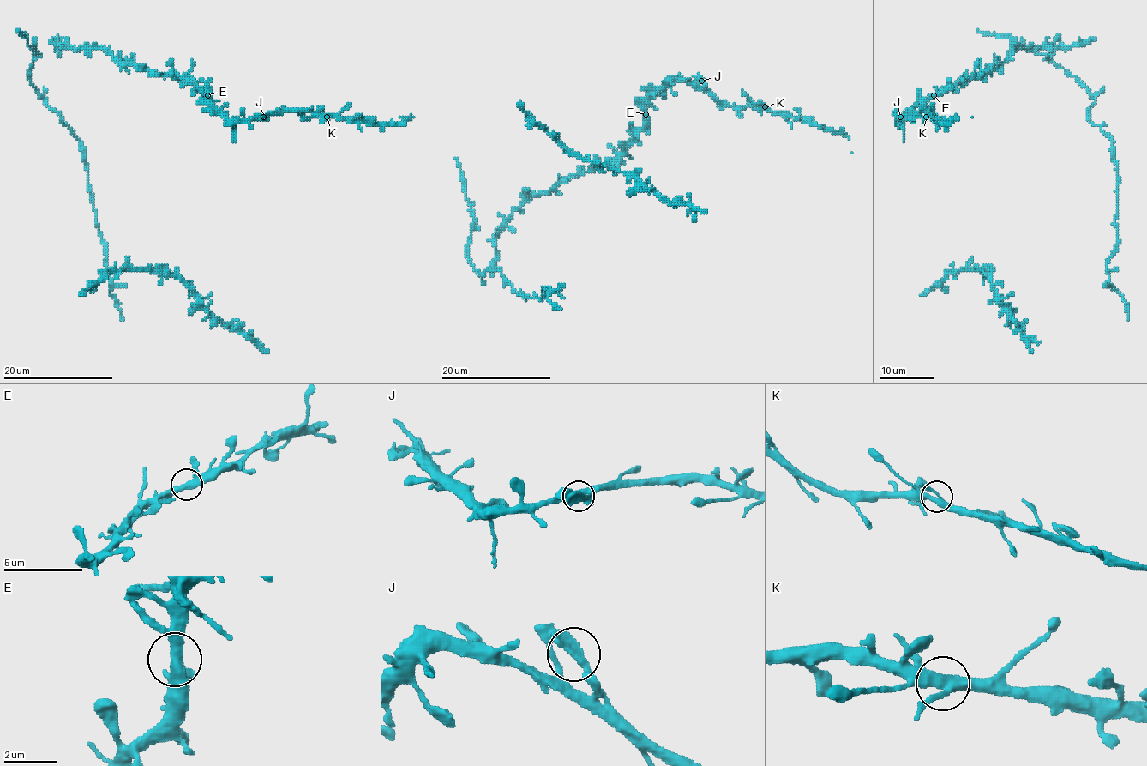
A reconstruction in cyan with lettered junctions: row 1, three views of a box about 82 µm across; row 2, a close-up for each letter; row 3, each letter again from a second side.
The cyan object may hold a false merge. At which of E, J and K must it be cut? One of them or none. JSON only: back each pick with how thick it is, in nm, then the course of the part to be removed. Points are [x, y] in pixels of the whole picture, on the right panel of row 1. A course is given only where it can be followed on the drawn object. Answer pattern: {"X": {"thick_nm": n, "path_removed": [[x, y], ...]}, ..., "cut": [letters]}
{"cut": []}

